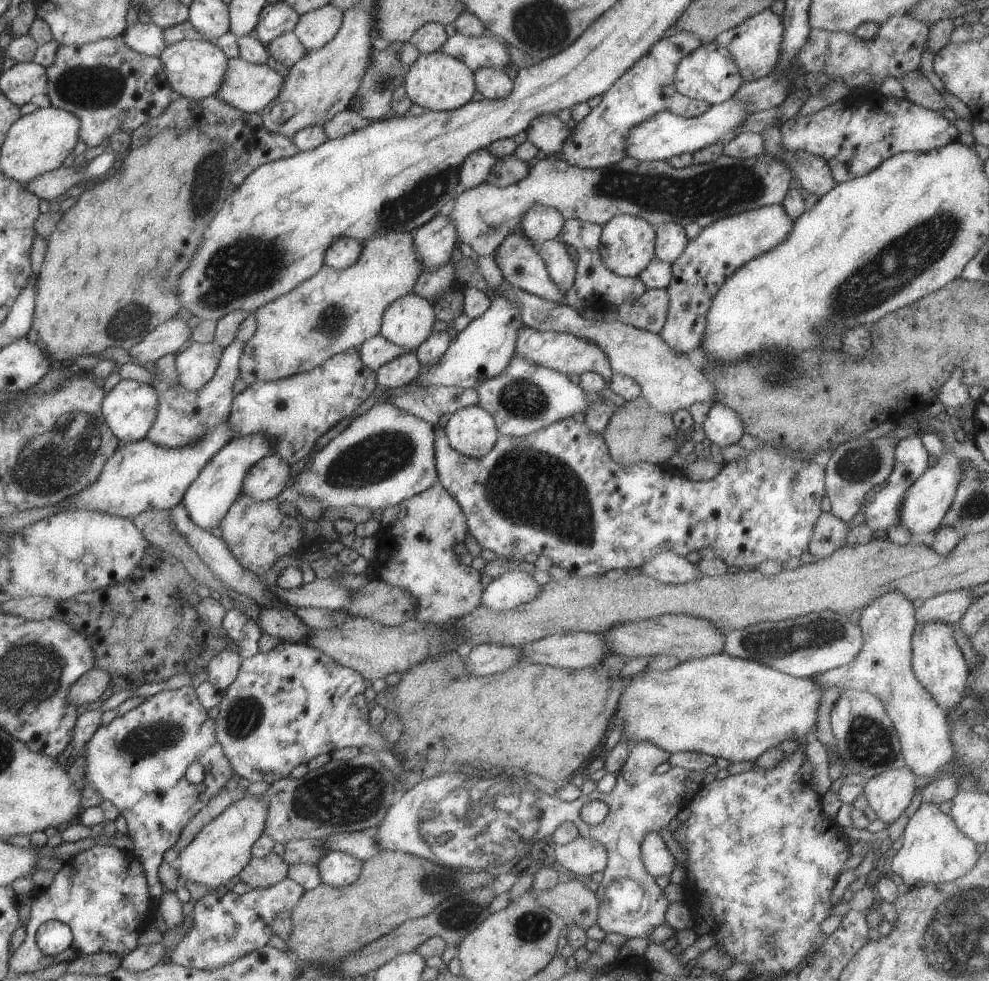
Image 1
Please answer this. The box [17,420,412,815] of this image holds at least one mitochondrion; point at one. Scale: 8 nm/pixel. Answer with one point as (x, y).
(159, 736)

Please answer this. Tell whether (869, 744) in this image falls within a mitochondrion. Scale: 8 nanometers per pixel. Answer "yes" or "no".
yes

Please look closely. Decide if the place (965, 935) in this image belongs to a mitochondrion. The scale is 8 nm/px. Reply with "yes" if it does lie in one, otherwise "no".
yes

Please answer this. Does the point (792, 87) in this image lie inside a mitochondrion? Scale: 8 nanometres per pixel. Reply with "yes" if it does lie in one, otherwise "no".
no

